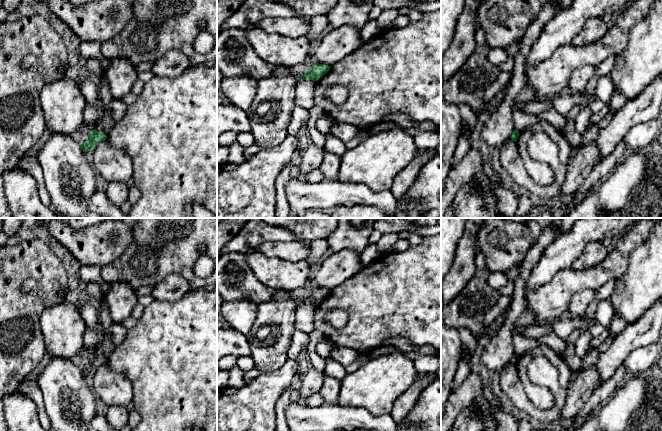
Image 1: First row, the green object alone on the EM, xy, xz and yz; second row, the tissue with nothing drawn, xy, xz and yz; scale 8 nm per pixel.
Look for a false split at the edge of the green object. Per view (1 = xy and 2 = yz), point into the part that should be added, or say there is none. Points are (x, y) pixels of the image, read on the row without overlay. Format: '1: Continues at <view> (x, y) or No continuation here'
1: No continuation here
2: No continuation here

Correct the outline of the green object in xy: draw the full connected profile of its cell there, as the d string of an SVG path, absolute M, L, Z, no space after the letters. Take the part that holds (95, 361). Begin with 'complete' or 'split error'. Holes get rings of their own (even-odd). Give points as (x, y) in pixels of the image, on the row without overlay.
complete | M93 353L89 358L88 363L81 369L81 372L86 378L89 374L95 374L98 368L106 362L107 360L104 357Z

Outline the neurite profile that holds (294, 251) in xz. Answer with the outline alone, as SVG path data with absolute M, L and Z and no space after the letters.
M267 241L252 251L260 252L267 257L277 257L296 263L309 257L310 243L299 241Z

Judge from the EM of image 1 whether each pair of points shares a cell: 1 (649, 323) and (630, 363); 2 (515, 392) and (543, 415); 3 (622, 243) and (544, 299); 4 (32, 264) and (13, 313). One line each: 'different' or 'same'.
1: different
2: same
3: same
4: same

